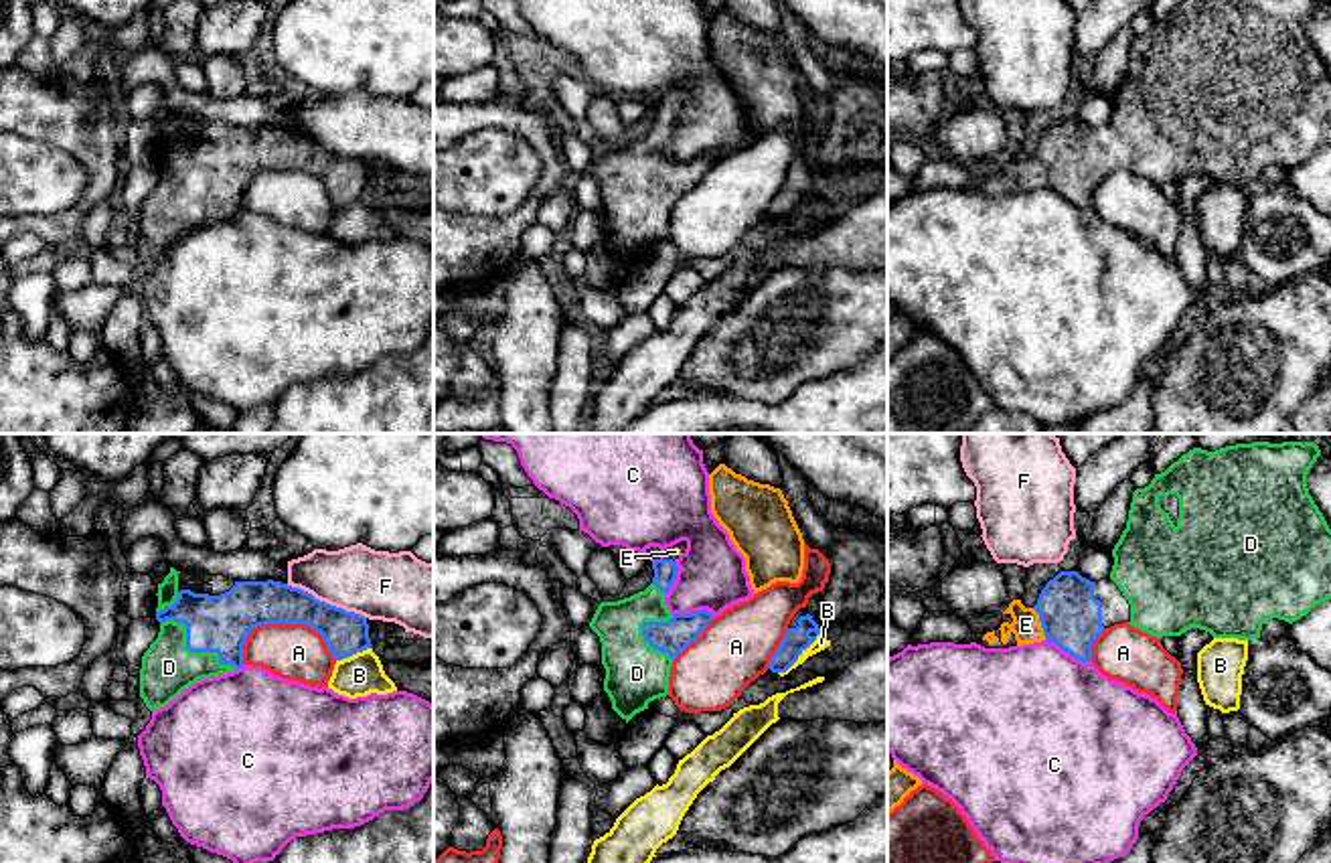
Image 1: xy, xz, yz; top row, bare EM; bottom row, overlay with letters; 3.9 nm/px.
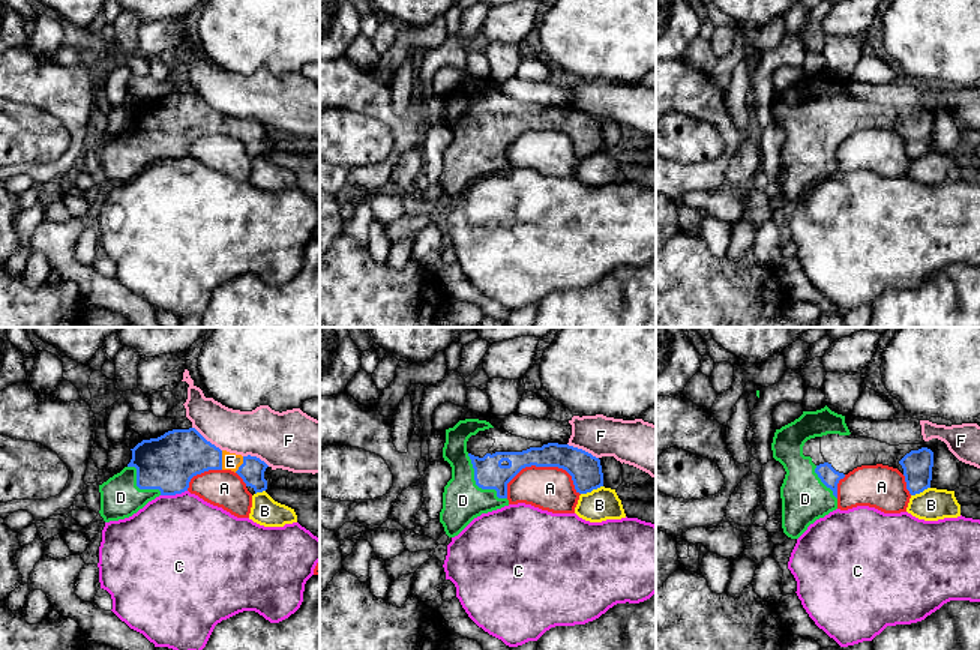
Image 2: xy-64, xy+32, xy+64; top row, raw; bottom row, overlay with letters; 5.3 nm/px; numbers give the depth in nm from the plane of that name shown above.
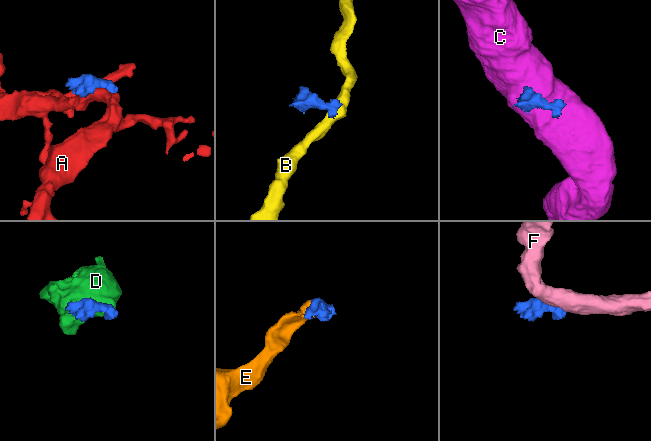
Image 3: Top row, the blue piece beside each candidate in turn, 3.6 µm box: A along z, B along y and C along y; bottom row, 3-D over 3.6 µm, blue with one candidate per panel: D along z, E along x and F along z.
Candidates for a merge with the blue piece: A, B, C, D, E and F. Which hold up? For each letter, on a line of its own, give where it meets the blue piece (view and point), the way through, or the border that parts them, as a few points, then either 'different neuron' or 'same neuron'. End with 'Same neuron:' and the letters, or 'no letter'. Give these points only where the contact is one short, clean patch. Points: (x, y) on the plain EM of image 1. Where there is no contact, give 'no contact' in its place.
A: contact xy (292, 169); different neuron
B: contact xz (801, 199); border xz (821, 179), (778, 219); different neuron
C: contact yz (1068, 199); border yz (1046, 185), (1090, 209); different neuron
D: contact xy (191, 197); same neuron
E: contact yz (1042, 171); same neuron
F: contact xy (325, 148); different neuron
Same neuron: D, E

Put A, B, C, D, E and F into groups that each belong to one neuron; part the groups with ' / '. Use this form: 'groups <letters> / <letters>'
groups A / B / C / D E / F

